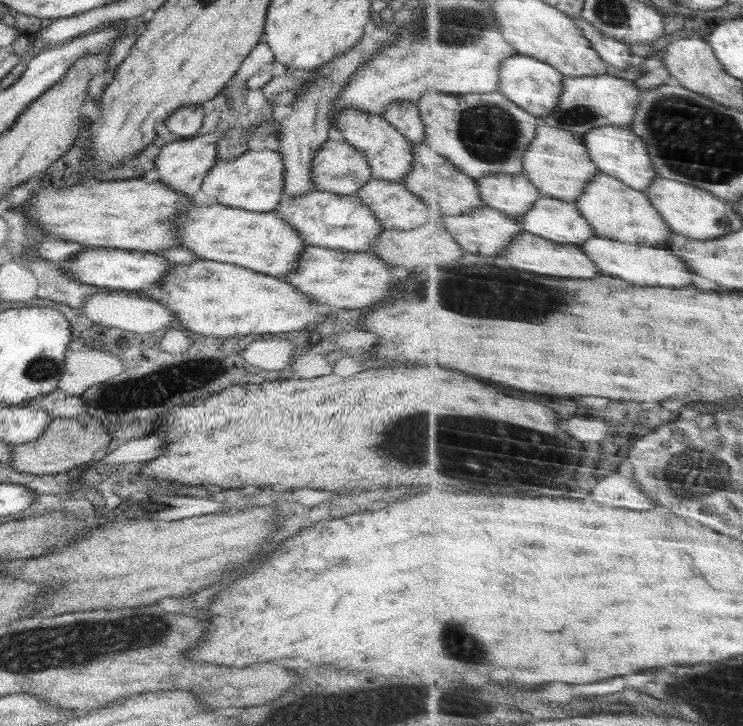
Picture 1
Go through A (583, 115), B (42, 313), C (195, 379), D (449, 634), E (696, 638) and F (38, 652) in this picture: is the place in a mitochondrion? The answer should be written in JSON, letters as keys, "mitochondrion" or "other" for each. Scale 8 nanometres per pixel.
{"A":"mitochondrion","B":"other","C":"mitochondrion","D":"mitochondrion","E":"other","F":"mitochondrion"}

